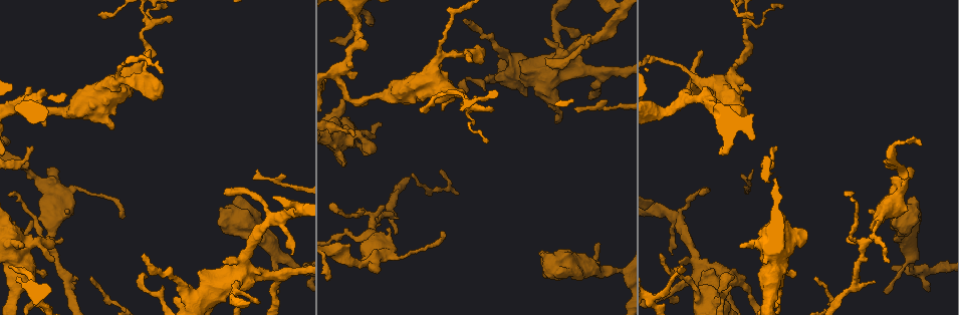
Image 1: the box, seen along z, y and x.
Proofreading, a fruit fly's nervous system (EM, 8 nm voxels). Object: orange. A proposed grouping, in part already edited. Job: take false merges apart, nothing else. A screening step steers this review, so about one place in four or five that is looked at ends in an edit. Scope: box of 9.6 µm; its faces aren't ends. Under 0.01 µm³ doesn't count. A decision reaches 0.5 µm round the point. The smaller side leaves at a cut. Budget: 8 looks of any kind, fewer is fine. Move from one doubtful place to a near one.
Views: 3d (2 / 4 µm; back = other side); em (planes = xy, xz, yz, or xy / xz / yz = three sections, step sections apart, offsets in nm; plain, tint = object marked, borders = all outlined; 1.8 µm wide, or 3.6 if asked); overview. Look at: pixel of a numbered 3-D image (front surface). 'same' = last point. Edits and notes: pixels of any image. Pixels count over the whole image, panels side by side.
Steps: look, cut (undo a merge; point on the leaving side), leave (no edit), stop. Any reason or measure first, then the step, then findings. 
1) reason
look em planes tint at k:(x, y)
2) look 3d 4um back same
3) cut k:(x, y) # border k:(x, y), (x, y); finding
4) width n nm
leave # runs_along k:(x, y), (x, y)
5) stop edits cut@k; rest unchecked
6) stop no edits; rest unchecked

two arms at a narrow angle
look em 3.6um planes tint at 1:(60, 194)

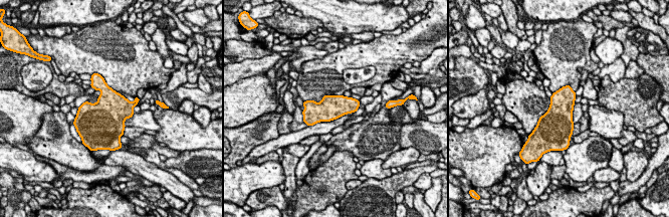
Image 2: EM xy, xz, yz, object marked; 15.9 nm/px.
leave # all the same cell

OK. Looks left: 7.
calibre changes
look 3d 4um at 1:(734, 281)

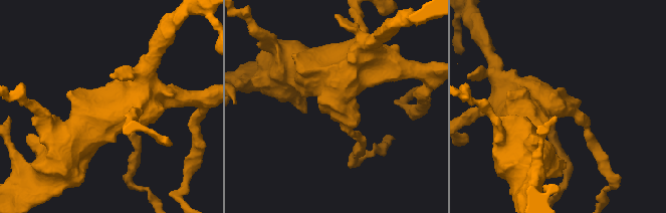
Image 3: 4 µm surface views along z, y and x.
look em planes tint at 3:(342, 110)

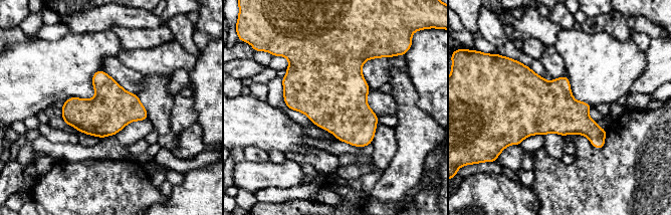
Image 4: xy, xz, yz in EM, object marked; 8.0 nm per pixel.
leave # one cell here

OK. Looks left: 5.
abrupt turn
look 3d 2um at 1:(298, 211)

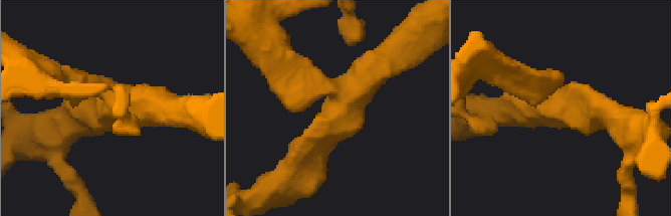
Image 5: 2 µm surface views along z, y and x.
now the EM
look em 3.6um planes tint at 5:(113, 105)

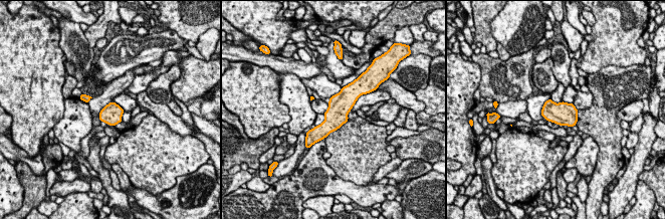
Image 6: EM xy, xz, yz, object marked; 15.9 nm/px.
width 320 nm
leave # all the same cell

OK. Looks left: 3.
stop no edits; rest unchecked

